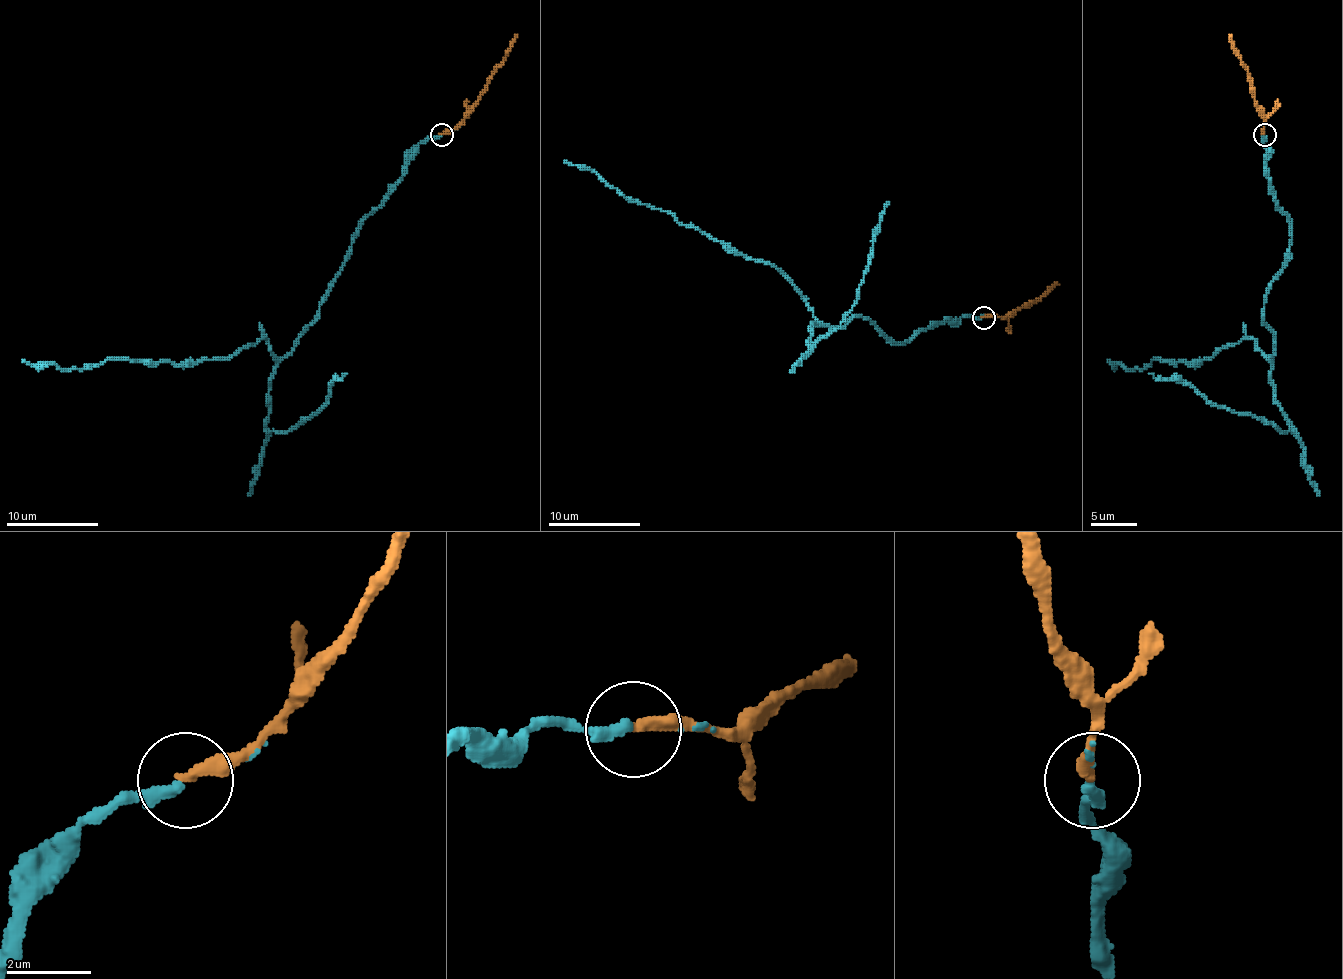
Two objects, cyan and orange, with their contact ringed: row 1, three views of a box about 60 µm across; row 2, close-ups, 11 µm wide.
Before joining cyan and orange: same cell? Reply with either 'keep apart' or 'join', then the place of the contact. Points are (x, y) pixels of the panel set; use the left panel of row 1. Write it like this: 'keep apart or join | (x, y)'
join | (442, 134)

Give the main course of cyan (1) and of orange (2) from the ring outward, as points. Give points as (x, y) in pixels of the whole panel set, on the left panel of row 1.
1: (441, 134), (418, 145), (282, 357), (259, 339), (176, 364), (22, 359)
2: (441, 134), (448, 134), (464, 118), (517, 35)

